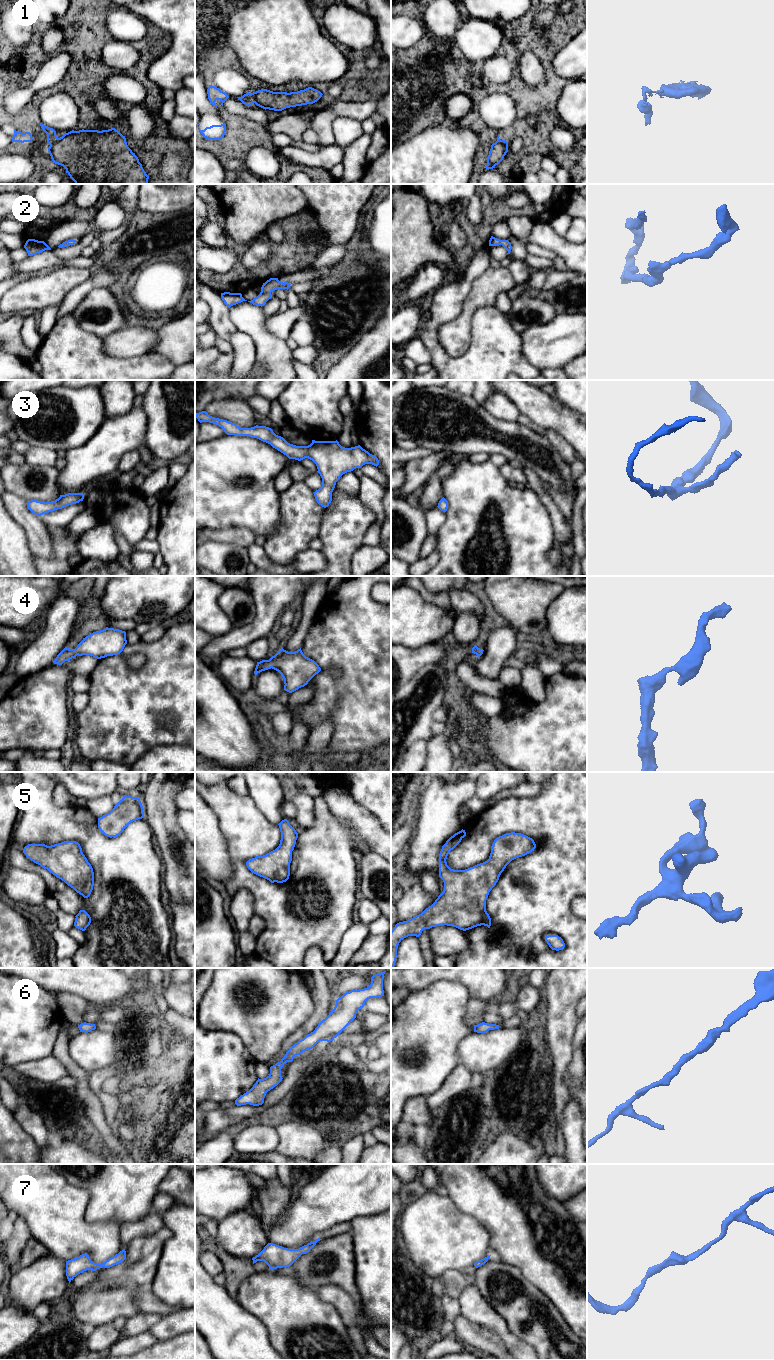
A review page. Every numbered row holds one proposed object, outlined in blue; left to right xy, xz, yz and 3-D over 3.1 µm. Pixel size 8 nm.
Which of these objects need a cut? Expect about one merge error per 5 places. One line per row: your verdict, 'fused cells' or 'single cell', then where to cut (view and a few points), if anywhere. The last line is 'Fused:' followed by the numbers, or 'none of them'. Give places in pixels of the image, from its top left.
1: fused cells; cut in xz along (250, 94), (253, 102)
2: single cell; no cut
3: single cell; no cut
4: single cell; no cut
5: single cell; no cut
6: single cell; no cut
7: single cell; no cut
Fused: 1

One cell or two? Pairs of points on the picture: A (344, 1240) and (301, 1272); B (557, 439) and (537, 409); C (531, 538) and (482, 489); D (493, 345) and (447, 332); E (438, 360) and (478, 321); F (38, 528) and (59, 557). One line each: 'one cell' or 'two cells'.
A: one cell
B: two cells
C: one cell
D: two cells
E: one cell
F: two cells

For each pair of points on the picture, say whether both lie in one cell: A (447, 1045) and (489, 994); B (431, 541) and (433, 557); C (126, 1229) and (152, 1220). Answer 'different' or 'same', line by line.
A: different
B: different
C: same

